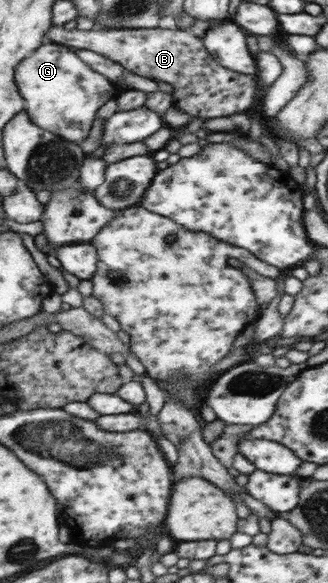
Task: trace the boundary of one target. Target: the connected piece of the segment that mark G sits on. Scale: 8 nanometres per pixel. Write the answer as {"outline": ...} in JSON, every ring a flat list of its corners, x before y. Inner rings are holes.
{"outline":[[47,42,45,46,37,48,37,52,33,52,33,56,25,58,25,64,21,64,21,68,17,68,17,86,21,88,21,96,25,96,25,100,29,102,27,112,29,112,29,116,33,116,33,122,37,126,79,143,82,143,91,134,93,124,97,123,95,118,97,118,99,108,105,106,107,100,117,99,119,96,117,84,113,80,109,80,109,77,103,76,101,72,91,68,85,60,81,60,80,54,72,47,56,42]]}

